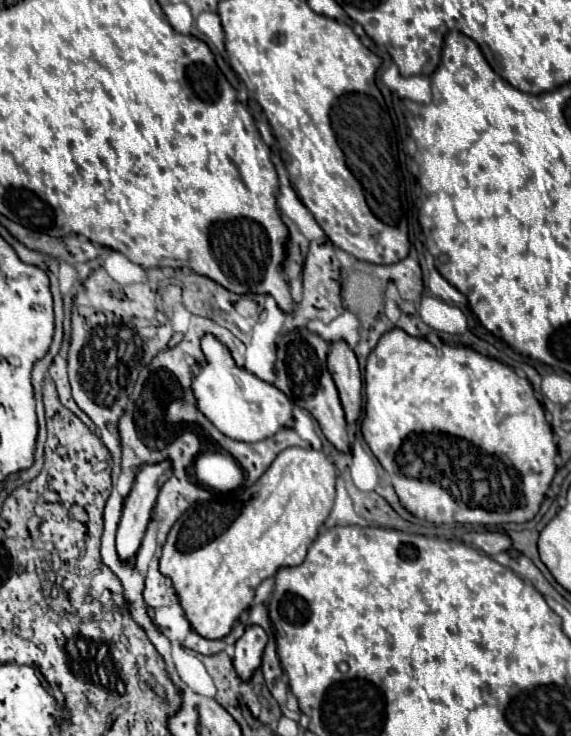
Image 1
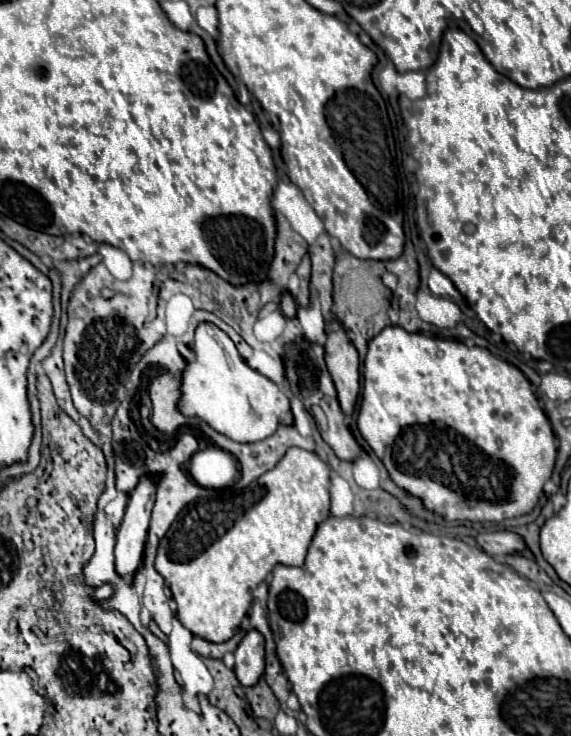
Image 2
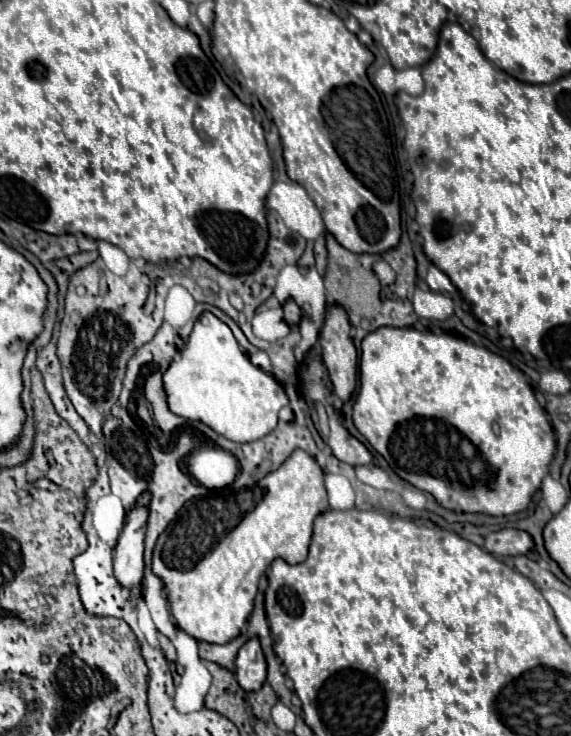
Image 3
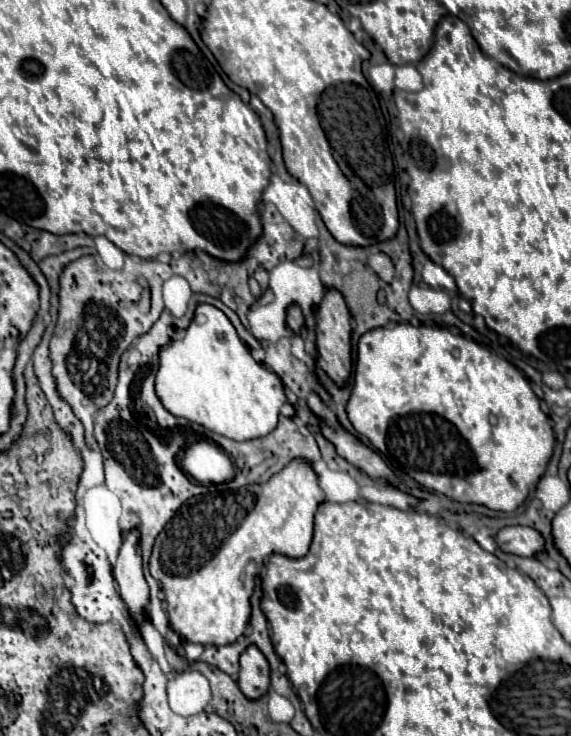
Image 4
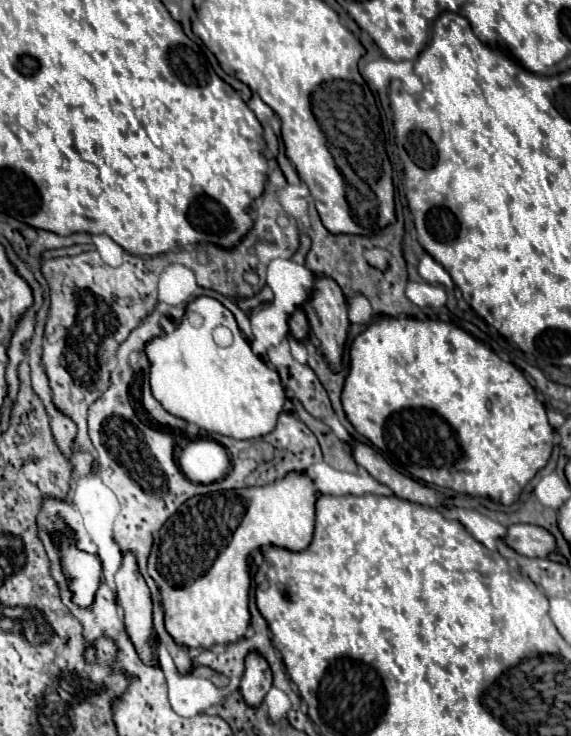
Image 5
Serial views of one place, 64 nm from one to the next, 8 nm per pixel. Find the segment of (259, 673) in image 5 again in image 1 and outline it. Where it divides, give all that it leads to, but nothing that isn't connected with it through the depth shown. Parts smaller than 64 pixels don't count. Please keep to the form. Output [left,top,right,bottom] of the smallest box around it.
[234,624,268,680]

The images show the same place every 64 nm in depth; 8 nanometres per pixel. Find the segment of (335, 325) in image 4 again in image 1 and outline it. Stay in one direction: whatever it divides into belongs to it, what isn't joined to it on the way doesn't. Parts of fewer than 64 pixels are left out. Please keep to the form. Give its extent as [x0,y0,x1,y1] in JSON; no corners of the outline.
[328,342,362,424]

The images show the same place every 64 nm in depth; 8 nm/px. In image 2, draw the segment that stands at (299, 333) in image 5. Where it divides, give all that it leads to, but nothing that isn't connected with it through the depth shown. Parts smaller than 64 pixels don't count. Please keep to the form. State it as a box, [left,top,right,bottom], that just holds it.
[280,292,296,318]

